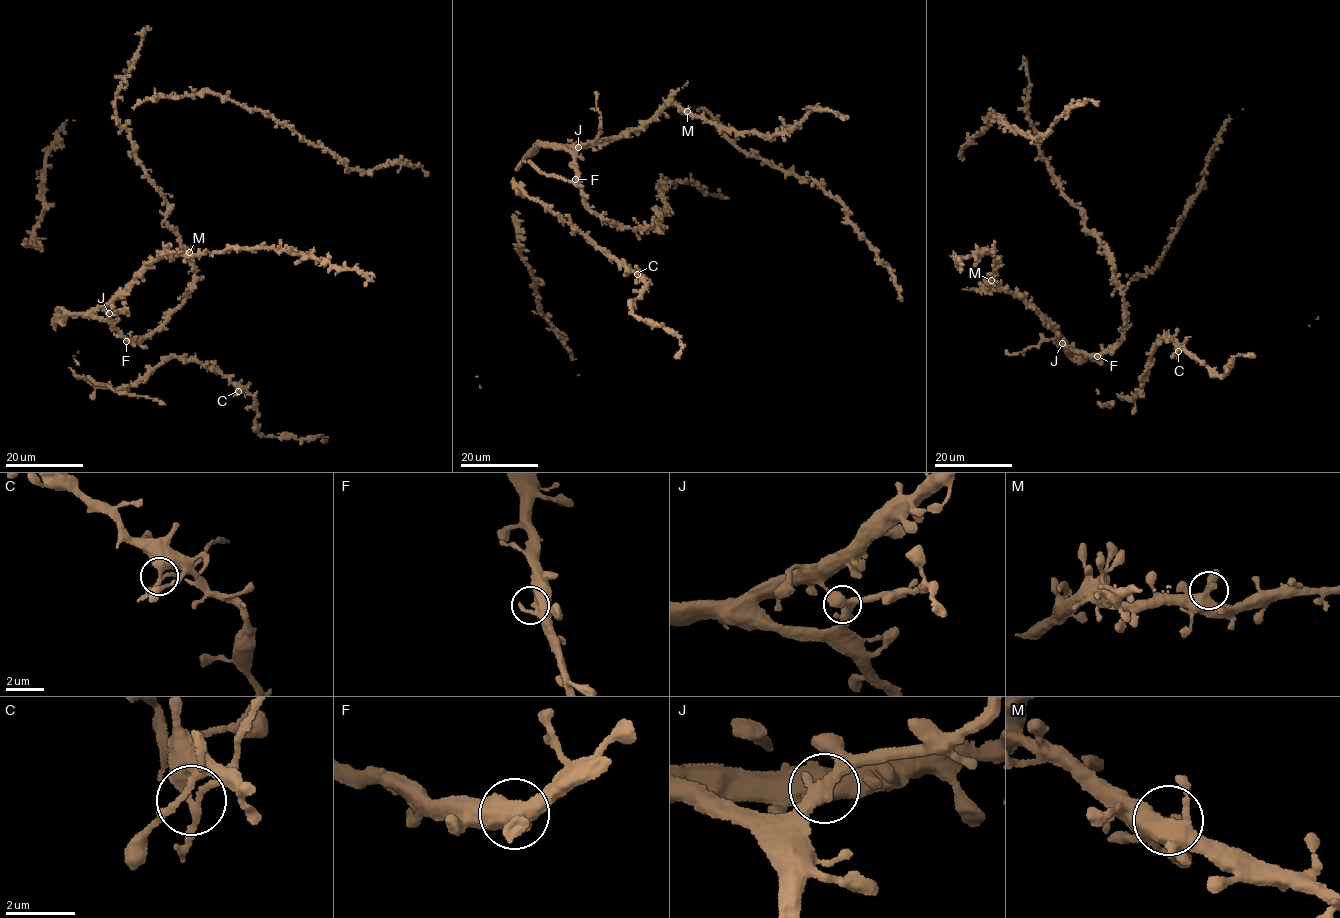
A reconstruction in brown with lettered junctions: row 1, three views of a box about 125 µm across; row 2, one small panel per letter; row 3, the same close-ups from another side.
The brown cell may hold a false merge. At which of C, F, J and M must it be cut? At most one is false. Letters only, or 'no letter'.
C

